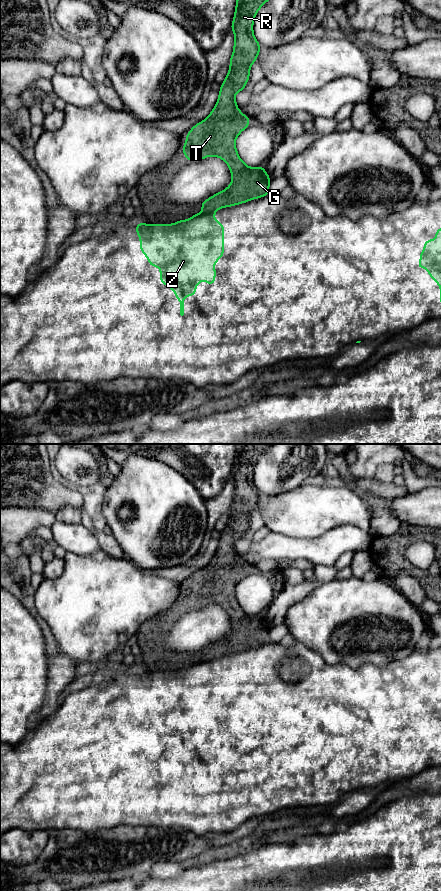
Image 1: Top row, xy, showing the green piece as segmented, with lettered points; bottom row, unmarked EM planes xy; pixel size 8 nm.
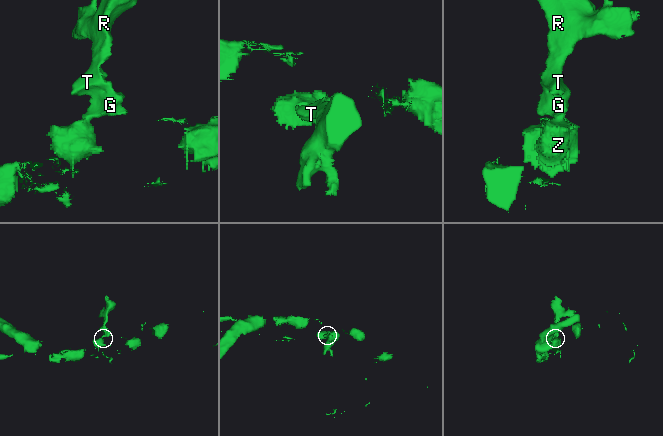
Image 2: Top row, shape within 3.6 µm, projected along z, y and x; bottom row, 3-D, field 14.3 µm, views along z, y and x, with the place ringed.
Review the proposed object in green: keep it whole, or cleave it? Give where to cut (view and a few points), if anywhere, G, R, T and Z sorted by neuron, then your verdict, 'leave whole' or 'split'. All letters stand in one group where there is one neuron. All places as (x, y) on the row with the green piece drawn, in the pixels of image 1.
xy (214, 209), (204, 211) | G R T / Z | split

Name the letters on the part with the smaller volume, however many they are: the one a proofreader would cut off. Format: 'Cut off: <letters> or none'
Cut off: G, R, T

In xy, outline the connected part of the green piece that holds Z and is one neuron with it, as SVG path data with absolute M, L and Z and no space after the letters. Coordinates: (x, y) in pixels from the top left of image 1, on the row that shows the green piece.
M215 210L203 211L188 220L179 220L169 225L136 223L136 233L140 237L140 251L148 258L148 263L153 268L160 266L160 283L166 284L176 293L176 299L180 301L181 316L184 315L184 297L195 296L197 284L206 280L211 287L215 283L216 269L213 265L224 255L224 225L219 220L212 219L215 215Z

